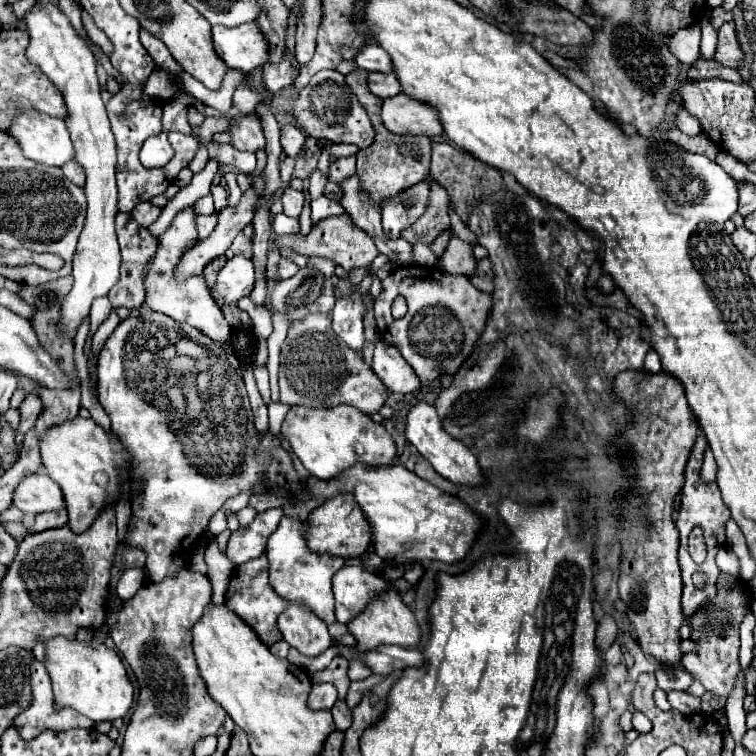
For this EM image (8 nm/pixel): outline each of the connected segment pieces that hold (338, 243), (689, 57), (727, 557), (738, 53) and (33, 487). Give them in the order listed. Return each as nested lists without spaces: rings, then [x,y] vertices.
[[[348,214],[330,216],[330,218],[322,220],[304,238],[302,238],[302,234],[294,234],[294,236],[288,236],[288,238],[286,236],[276,238],[276,246],[278,248],[280,246],[290,246],[290,248],[294,248],[296,252],[300,252],[304,256],[312,256],[314,254],[314,256],[330,258],[338,266],[342,266],[346,272],[350,272],[354,268],[368,268],[372,264],[372,260],[378,256],[378,248],[374,246],[374,240],[364,230],[360,230],[358,226],[354,226],[352,218]]]
[[[700,26],[694,28],[680,28],[676,34],[672,34],[670,42],[670,52],[684,64],[692,66],[694,60],[698,58],[700,52]]]
[[[722,548],[722,550],[718,552],[716,564],[718,564],[718,568],[720,568],[722,572],[740,576],[740,574],[738,574],[738,558],[736,558],[736,554],[734,554],[730,548]]]
[[[726,22],[718,28],[718,48],[716,48],[716,62],[720,62],[722,66],[730,66],[736,68],[742,62],[742,50],[738,46],[736,40],[736,30],[734,30],[734,22]]]
[[[38,472],[24,478],[14,492],[14,506],[28,514],[56,512],[66,508],[64,494],[60,486],[48,478],[48,474]]]

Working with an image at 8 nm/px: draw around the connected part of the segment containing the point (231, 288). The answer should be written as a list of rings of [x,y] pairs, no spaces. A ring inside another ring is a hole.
[[[234,256],[220,270],[216,284],[212,286],[212,298],[218,306],[234,304],[248,296],[254,288],[254,264],[246,256]]]

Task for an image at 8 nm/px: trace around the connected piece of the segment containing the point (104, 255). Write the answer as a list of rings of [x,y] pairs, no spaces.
[[[34,4],[26,16],[22,18],[26,30],[30,34],[30,46],[26,50],[26,58],[30,64],[38,66],[62,92],[66,106],[70,110],[66,118],[66,126],[70,130],[74,148],[76,148],[76,162],[86,170],[86,198],[88,198],[88,214],[86,224],[78,240],[78,248],[74,254],[74,286],[70,294],[64,298],[60,306],[60,320],[58,330],[62,338],[74,342],[78,326],[90,316],[90,306],[94,298],[108,296],[110,288],[120,278],[120,248],[114,232],[114,218],[116,218],[116,142],[110,130],[110,122],[104,110],[104,102],[100,98],[100,84],[96,76],[96,60],[88,44],[76,34],[70,26],[70,20],[58,4]]]

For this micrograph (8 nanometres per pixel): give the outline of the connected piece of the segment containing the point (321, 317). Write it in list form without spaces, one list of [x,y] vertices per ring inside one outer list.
[[[308,314],[290,324],[288,338],[280,352],[280,402],[308,408],[350,404],[360,408],[364,414],[378,412],[386,404],[390,392],[364,362],[362,354],[352,352],[334,334],[330,322],[330,314]]]

